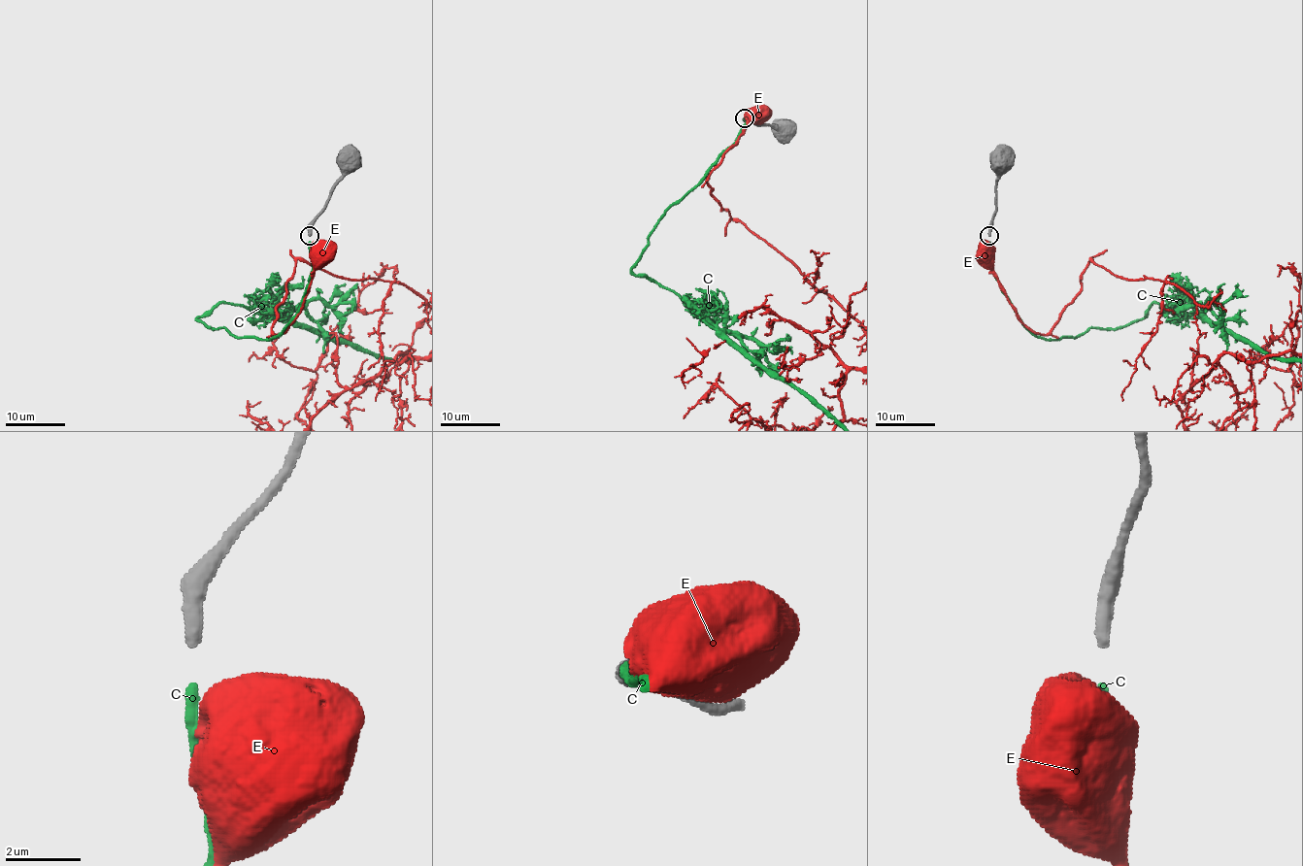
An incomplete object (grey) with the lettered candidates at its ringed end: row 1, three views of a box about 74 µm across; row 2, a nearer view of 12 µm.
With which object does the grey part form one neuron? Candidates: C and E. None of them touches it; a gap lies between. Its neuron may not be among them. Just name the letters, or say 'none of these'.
C

